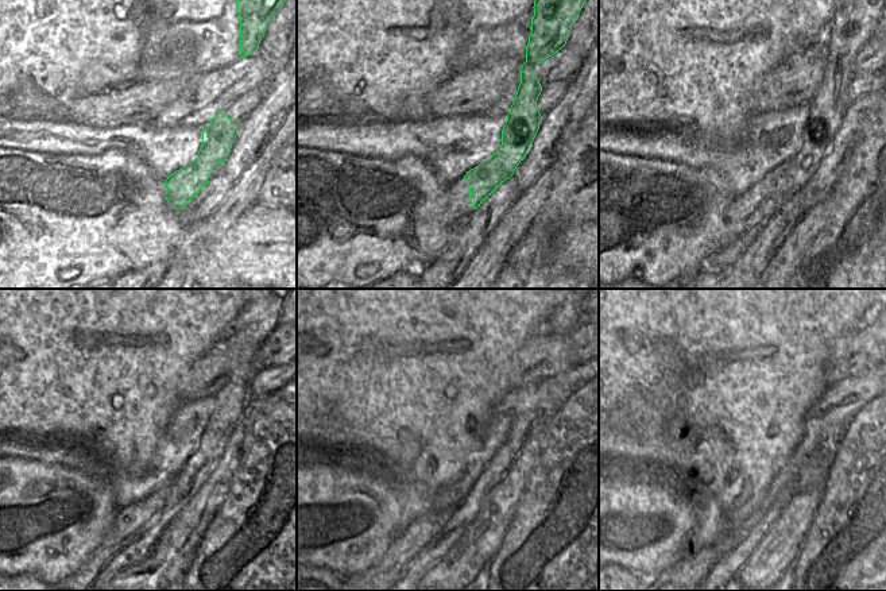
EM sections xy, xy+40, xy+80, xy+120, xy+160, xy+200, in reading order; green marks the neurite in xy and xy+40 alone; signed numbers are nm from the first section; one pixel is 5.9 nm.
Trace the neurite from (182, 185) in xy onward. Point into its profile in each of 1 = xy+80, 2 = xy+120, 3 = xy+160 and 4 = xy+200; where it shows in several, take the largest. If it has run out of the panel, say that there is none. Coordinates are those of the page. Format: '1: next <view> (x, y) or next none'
1: next xy+80 (857, 15)
2: next xy+120 (258, 317)
3: next xy+160 (499, 464)
4: next xy+200 (731, 560)

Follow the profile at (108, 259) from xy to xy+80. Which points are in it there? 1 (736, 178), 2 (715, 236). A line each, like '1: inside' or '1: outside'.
1: outside
2: inside

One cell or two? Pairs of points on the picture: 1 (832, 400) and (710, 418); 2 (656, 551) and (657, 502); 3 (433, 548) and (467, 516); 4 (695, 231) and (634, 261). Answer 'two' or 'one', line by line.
1: two
2: one
3: one
4: one

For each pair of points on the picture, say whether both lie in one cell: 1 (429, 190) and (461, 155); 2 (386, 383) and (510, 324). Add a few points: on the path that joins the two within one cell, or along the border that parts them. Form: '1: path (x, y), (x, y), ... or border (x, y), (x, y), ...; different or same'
1: border (417, 158), (447, 185); different
2: path (417, 358), (464, 355), (479, 344); same

